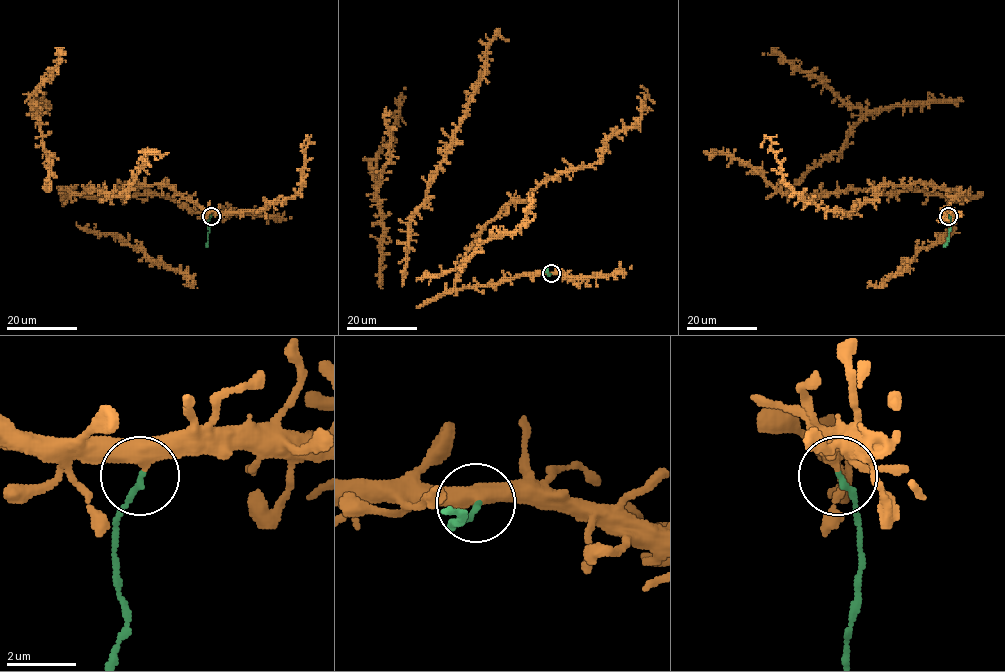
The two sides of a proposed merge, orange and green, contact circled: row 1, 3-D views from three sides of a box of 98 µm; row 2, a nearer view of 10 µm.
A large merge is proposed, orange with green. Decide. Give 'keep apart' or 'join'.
keep apart

